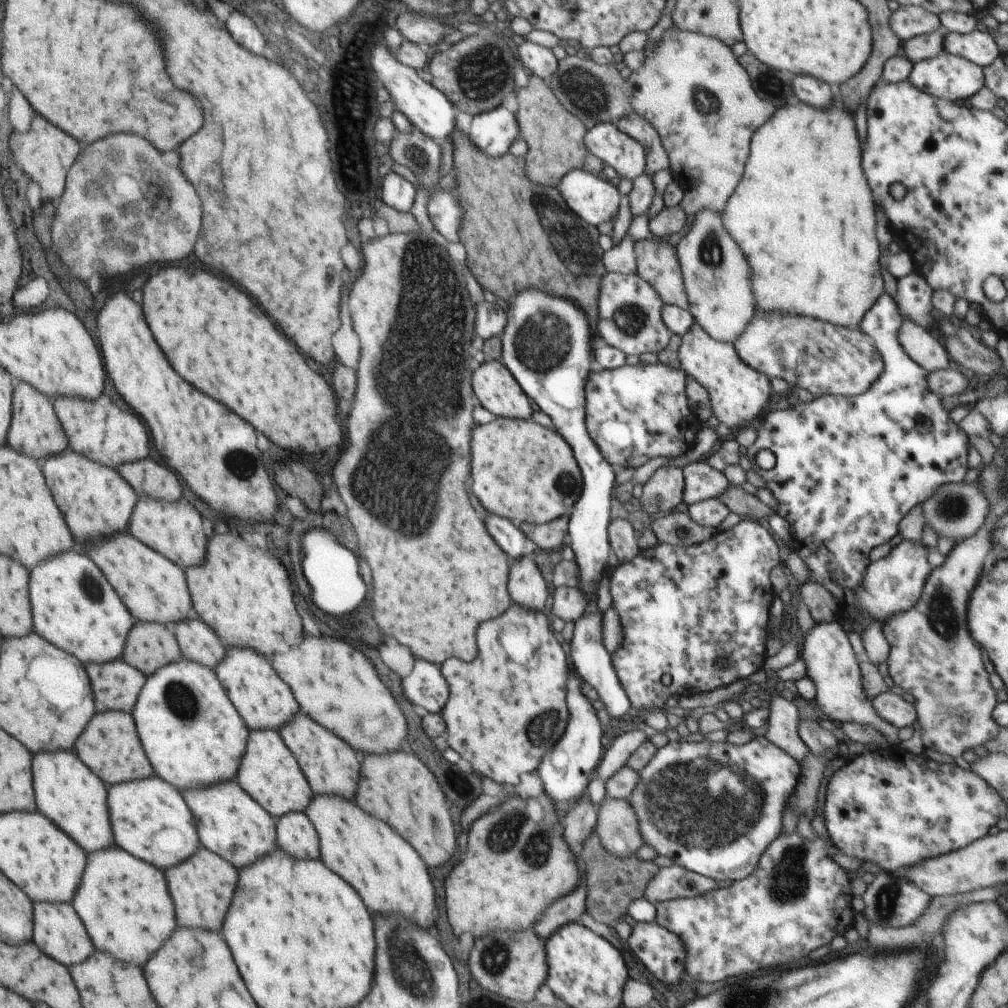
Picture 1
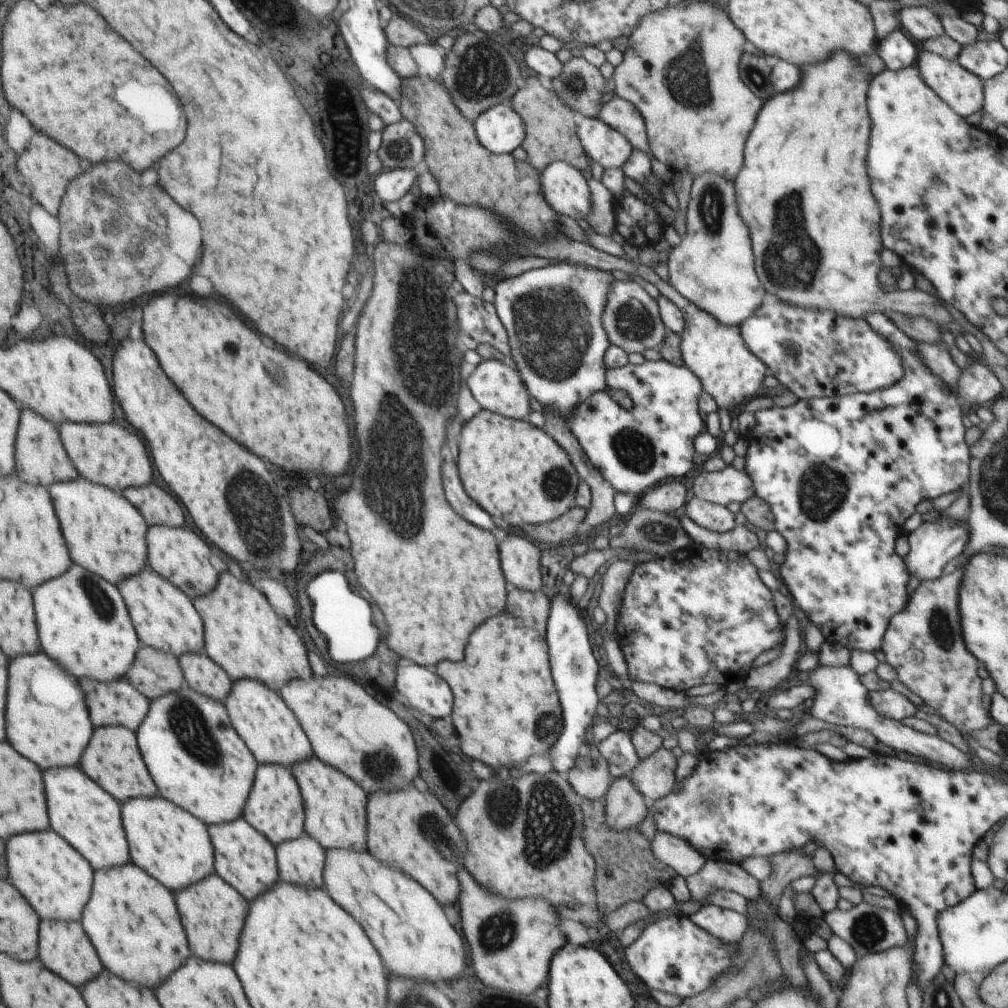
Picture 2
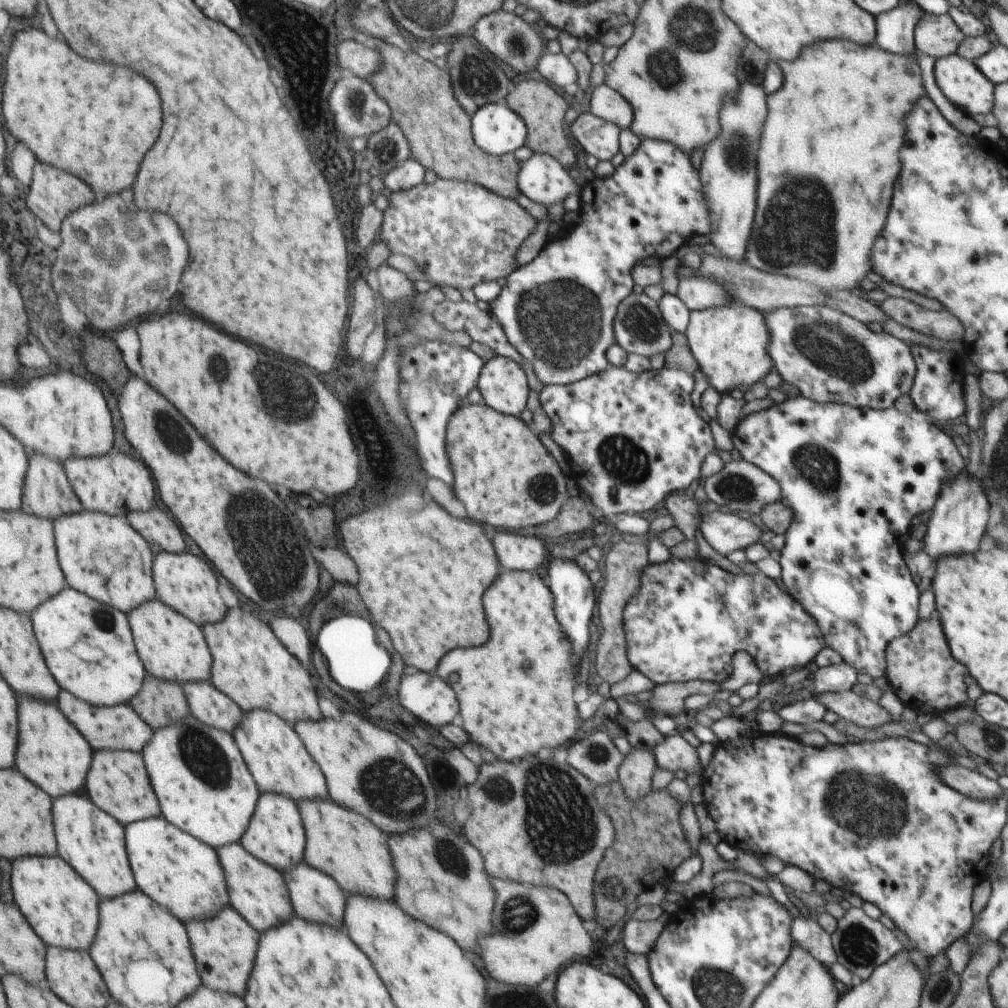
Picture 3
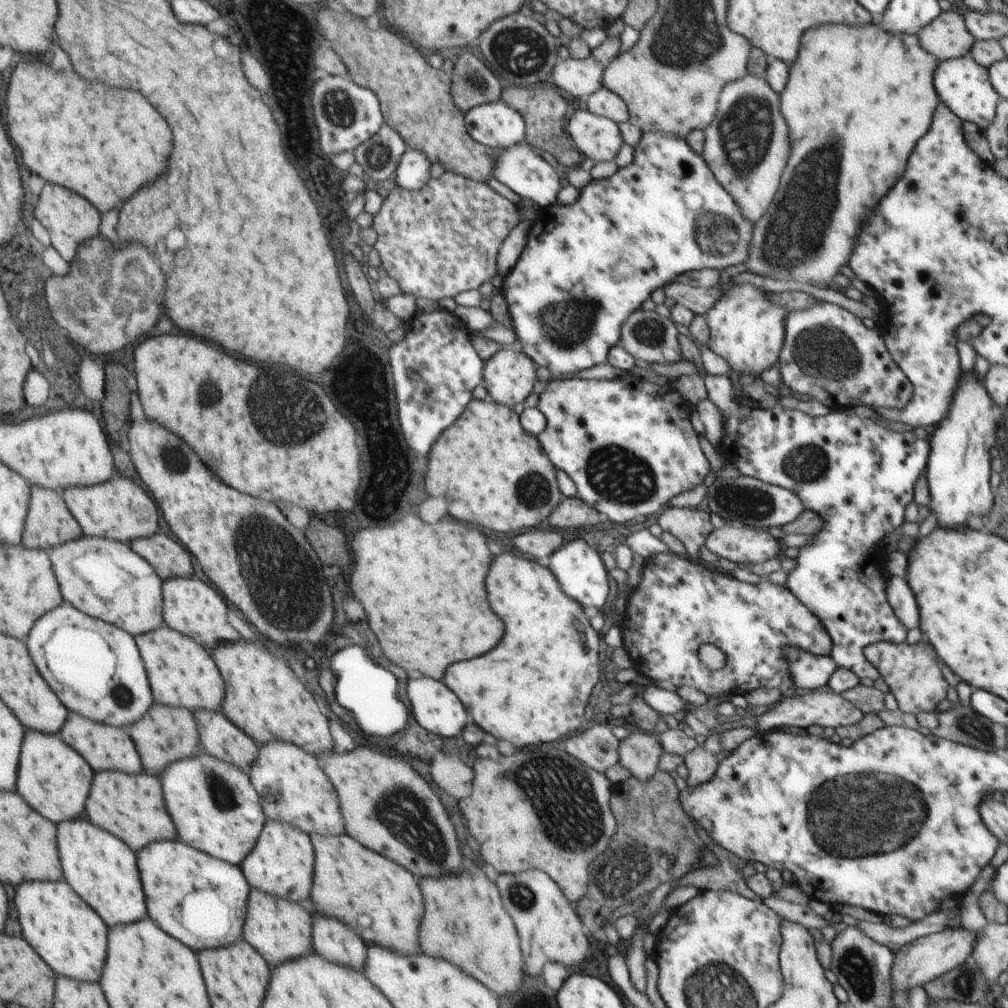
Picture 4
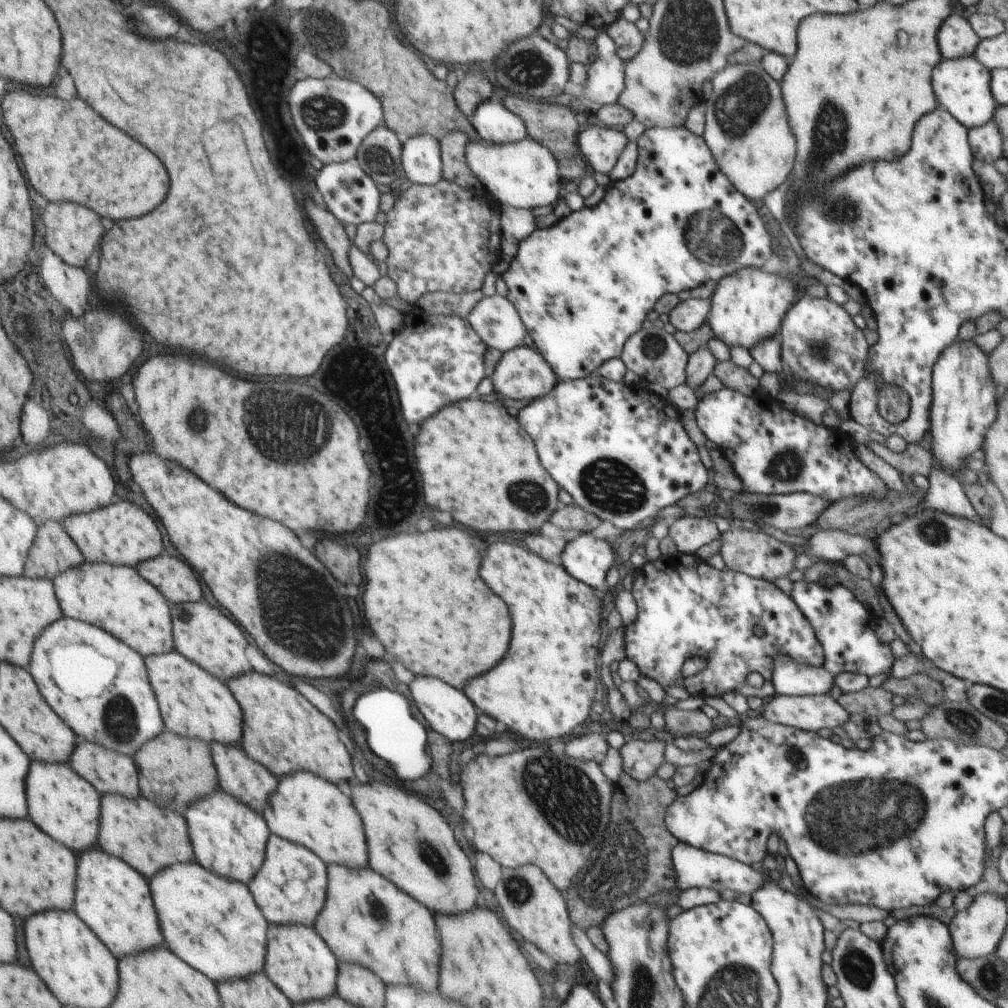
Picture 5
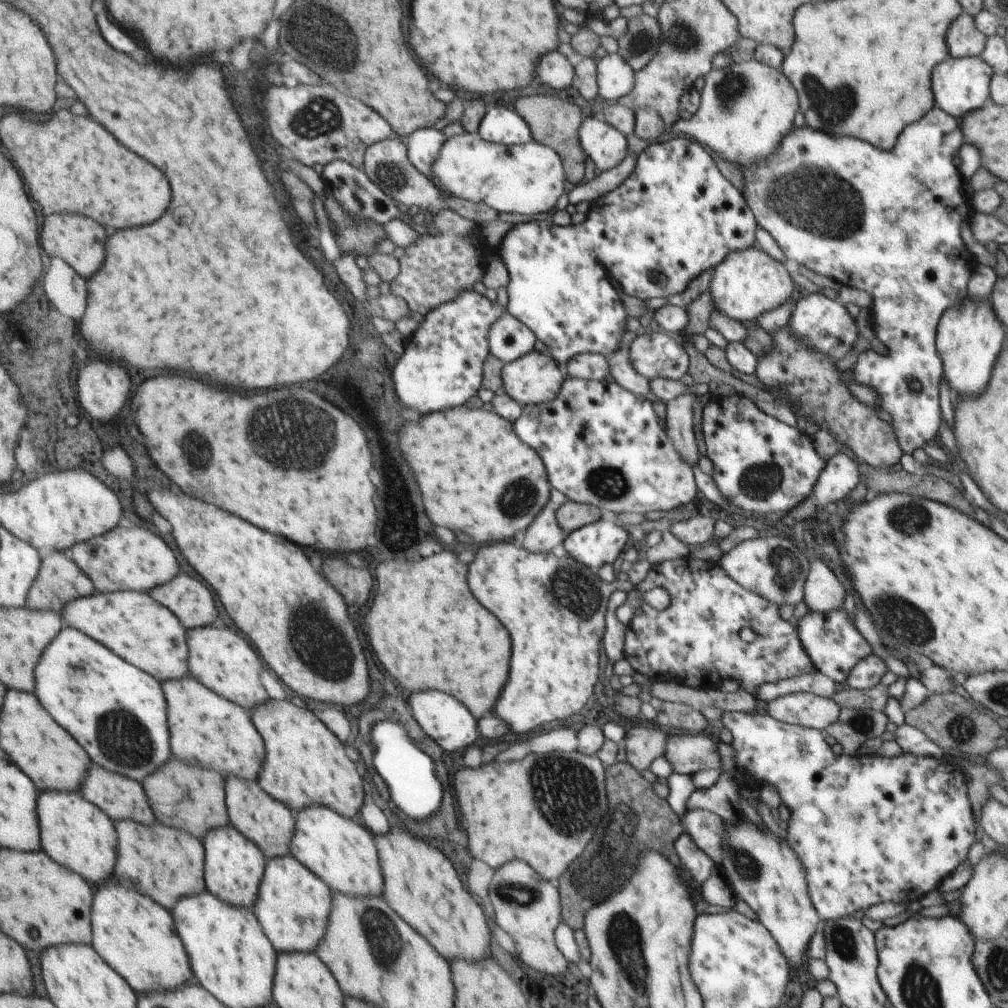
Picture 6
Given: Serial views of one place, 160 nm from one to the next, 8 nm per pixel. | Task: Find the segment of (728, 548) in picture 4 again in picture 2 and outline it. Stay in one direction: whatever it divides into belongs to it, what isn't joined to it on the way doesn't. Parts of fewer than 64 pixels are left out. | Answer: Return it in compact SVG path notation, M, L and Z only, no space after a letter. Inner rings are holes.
M691 496L683 511L698 526L712 532L728 532L736 527L735 514L714 502Z

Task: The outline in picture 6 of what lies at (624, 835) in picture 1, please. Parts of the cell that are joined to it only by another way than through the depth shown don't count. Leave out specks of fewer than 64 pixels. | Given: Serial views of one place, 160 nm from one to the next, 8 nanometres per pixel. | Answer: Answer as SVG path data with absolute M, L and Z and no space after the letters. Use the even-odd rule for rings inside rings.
M631 727L625 733L626 758L635 769L646 770L655 758L665 753L668 731L665 727Z

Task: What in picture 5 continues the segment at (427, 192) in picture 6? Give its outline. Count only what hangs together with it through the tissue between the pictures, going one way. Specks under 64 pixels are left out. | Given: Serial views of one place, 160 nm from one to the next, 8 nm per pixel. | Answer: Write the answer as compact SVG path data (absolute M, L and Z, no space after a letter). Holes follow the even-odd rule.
M384 124L376 127L357 150L356 159L366 174L394 174L402 177L403 142Z

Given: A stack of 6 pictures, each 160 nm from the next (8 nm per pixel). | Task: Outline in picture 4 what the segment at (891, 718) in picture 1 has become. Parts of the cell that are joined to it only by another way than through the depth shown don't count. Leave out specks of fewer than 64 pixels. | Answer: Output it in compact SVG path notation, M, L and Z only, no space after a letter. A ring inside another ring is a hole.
M818 688L814 690L806 690L804 693L796 693L794 695L782 696L782 698L776 703L776 706L767 712L757 716L757 727L753 727L757 730L758 734L773 731L774 729L786 728L786 726L796 726L796 728L808 728L818 724L823 728L838 728L838 726L850 726L860 722L864 716L863 712L856 708L850 701L847 701L842 695L837 692L828 690L825 688Z

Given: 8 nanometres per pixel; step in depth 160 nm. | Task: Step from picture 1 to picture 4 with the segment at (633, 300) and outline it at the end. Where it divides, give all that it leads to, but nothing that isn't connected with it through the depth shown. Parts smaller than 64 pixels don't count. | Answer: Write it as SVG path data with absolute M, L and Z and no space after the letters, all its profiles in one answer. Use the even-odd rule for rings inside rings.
M638 309L621 324L620 346L650 364L676 364L681 356L675 322L662 322L656 310Z

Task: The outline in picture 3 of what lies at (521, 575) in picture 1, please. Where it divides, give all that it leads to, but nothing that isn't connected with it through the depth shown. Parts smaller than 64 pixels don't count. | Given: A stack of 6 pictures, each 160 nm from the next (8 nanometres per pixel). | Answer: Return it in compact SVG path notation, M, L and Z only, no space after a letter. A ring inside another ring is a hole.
M498 532L494 536L494 548L500 564L510 571L537 572L546 555L544 542L540 542L540 538L510 532Z

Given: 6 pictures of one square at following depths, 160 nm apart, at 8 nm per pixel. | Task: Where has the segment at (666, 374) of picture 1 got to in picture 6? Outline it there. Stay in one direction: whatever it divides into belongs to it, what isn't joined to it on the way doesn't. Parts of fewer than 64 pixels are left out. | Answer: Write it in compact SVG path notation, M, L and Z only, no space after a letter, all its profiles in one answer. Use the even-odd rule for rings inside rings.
M567 376L563 382L562 388L558 396L553 401L540 404L527 404L523 406L520 416L513 422L514 430L524 441L524 444L533 448L544 463L547 477L552 488L558 489L562 494L567 496L568 501L577 503L591 504L595 507L605 508L618 514L619 512L638 512L638 514L646 514L647 512L662 512L662 510L676 509L684 504L692 503L697 496L696 480L692 469L680 458L676 452L674 445L666 436L663 422L657 417L652 402L644 398L642 395L624 390L620 384L616 382L606 383L602 381L589 381L584 379L575 379Z

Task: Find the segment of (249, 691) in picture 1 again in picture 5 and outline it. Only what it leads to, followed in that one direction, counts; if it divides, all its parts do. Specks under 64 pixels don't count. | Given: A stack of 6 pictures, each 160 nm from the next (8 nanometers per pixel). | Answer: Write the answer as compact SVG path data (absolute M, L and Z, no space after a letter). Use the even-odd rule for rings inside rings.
M289 773L278 779L277 789L262 816L270 832L316 853L325 865L369 868L369 850L363 822L352 800L336 785L313 773Z

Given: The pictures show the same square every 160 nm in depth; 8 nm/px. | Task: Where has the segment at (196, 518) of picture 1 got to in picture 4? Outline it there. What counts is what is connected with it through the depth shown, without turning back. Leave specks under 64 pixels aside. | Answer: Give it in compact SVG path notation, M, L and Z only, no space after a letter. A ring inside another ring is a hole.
M193 574L188 579L166 579L162 589L164 624L176 632L188 636L210 653L221 643L236 643L241 640L240 633L228 621L228 606L216 588L208 586Z

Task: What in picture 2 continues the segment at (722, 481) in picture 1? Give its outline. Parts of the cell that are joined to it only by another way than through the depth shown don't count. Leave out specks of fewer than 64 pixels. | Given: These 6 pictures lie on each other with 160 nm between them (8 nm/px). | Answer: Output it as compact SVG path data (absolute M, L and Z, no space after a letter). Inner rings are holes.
M731 465L719 472L708 472L700 466L689 475L687 481L691 496L726 507L731 502L744 504L756 495L752 478L745 470L736 470Z

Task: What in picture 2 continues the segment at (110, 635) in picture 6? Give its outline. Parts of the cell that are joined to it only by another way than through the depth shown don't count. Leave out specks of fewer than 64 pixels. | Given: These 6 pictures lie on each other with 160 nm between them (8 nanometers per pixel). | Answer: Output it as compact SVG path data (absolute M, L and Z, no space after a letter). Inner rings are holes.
M80 474L76 480L56 482L47 488L52 488L52 496L56 496L55 511L60 512L60 520L64 520L64 532L68 532L68 544L72 544L74 565L98 574L114 586L148 568L149 526L125 494L106 488L100 482L96 484Z

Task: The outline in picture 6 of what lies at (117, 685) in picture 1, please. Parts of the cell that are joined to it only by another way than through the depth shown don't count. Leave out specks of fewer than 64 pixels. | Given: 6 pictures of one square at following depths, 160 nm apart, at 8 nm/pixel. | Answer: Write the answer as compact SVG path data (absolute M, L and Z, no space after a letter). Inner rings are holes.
M92 763L89 767L82 787L82 796L88 796L88 800L92 800L92 804L98 804L111 817L113 822L131 820L144 824L146 827L157 822L143 785L138 781L122 776L120 773L115 773L108 769L104 770L100 765Z

